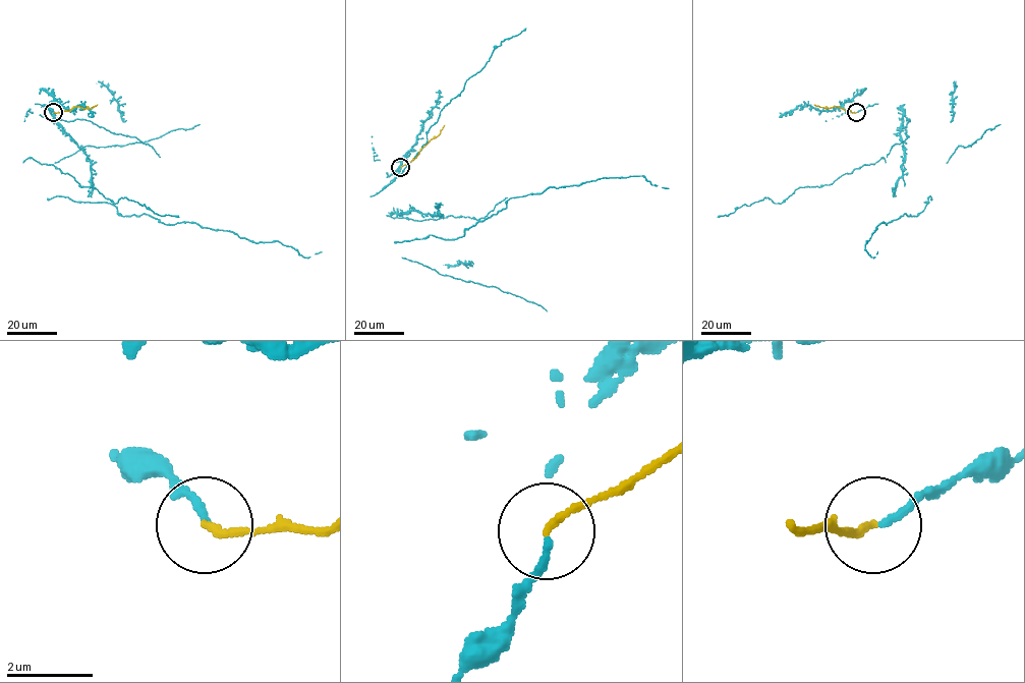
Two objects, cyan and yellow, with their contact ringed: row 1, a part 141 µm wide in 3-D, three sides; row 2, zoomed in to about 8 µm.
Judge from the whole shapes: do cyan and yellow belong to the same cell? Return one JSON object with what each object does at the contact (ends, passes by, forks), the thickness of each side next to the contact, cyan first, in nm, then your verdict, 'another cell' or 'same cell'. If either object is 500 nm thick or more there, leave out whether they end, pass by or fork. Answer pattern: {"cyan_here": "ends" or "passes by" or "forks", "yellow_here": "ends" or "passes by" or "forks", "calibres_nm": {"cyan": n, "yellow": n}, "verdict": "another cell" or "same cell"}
{"cyan_here": "ends", "yellow_here": "ends", "calibres_nm": {"cyan": 150, "yellow": 160}, "verdict": "same cell"}

